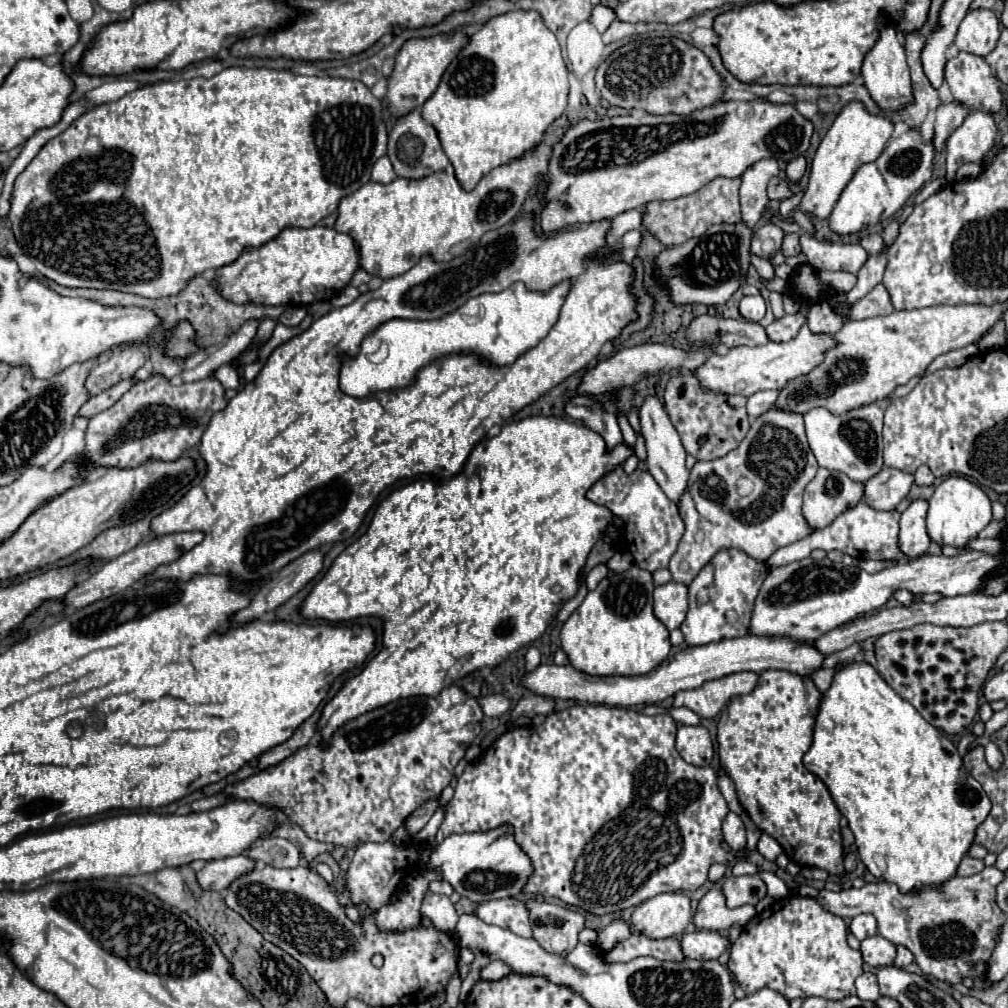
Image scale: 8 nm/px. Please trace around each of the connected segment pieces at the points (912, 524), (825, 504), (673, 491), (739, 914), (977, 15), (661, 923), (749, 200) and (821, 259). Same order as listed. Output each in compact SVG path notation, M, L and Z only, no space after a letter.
M917 499L913 501L903 513L899 523L899 549L905 553L907 559L921 557L929 549L929 535L925 529L925 513L927 513L927 501Z
M819 469L803 495L803 517L817 531L831 525L837 515L863 499L863 485L845 477L845 473Z
M647 397L645 399L645 403L643 403L641 411L639 411L639 419L641 419L641 435L643 435L645 445L647 445L647 469L655 477L655 481L659 483L663 493L673 503L679 503L681 493L685 493L687 479L689 479L689 469L685 467L687 453L685 453L685 449L681 445L681 439L679 439L669 415L665 413L665 409L659 403L657 397Z
M719 889L707 891L693 915L693 925L697 929L709 929L709 931L723 931L729 929L731 925L745 925L753 919L755 907L737 907L737 909L727 909L725 905L725 895Z
M977 9L967 13L963 23L959 25L955 47L959 51L967 51L979 57L989 55L999 39L999 21L987 9Z
M661 893L635 907L631 929L649 939L667 939L683 933L691 921L691 901L685 893Z
M773 157L757 161L751 169L743 173L741 183L741 218L749 227L755 227L769 205L767 183L779 173L777 161Z
M801 233L799 243L807 257L807 263L819 271L827 269L827 271L857 273L861 265L867 261L867 251L861 245L823 243L807 233Z

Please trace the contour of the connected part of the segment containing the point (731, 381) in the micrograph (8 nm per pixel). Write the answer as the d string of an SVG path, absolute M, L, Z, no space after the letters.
M807 325L801 327L799 335L787 343L765 343L757 347L735 347L723 353L711 353L701 367L691 371L693 377L699 379L701 389L709 389L715 393L727 393L727 395L753 395L757 391L767 389L781 389L787 381L809 373L815 365L823 361L823 353L837 345L831 335L813 335Z

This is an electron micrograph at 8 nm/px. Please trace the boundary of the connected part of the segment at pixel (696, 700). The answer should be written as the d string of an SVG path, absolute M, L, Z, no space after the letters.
M735 673L721 679L707 681L705 685L675 693L673 707L687 707L703 719L713 719L733 695L751 693L757 685L757 673Z

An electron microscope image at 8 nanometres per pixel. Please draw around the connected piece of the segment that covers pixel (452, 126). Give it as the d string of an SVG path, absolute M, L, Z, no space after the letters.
M513 11L513 13L505 13L505 15L499 15L499 17L493 17L489 19L479 31L475 31L469 39L469 45L465 49L459 51L459 55L451 61L451 65L447 67L447 71L443 73L441 77L441 83L437 87L437 91L423 103L423 119L433 125L437 129L437 135L439 135L439 141L441 141L441 147L445 151L445 155L449 157L453 169L455 169L455 177L459 181L459 185L465 189L465 191L471 191L491 169L495 167L501 167L501 165L507 165L519 157L523 157L527 151L535 149L541 141L543 141L543 135L547 131L547 127L559 119L565 109L567 109L567 93L569 93L569 77L567 77L567 67L563 63L563 57L561 57L561 47L557 43L557 37L553 37L553 33L549 33L549 29L545 29L545 23L541 19L541 15L533 13L533 11Z

